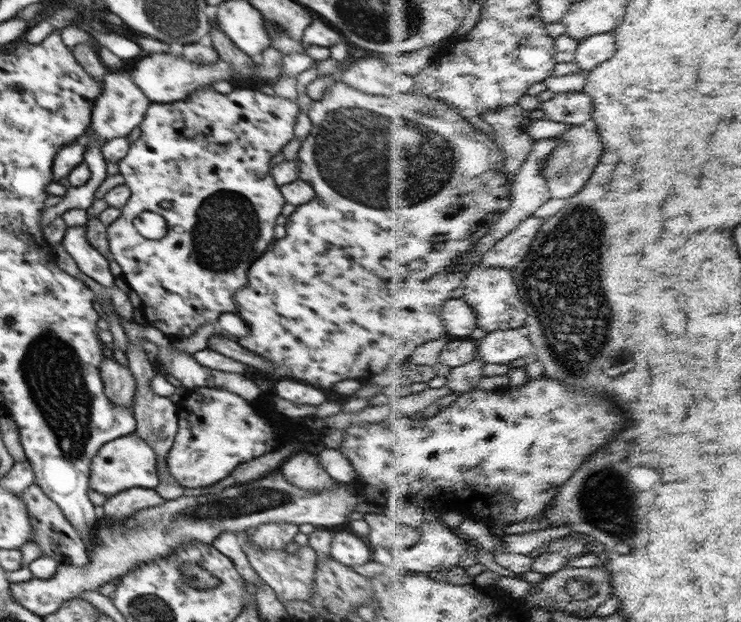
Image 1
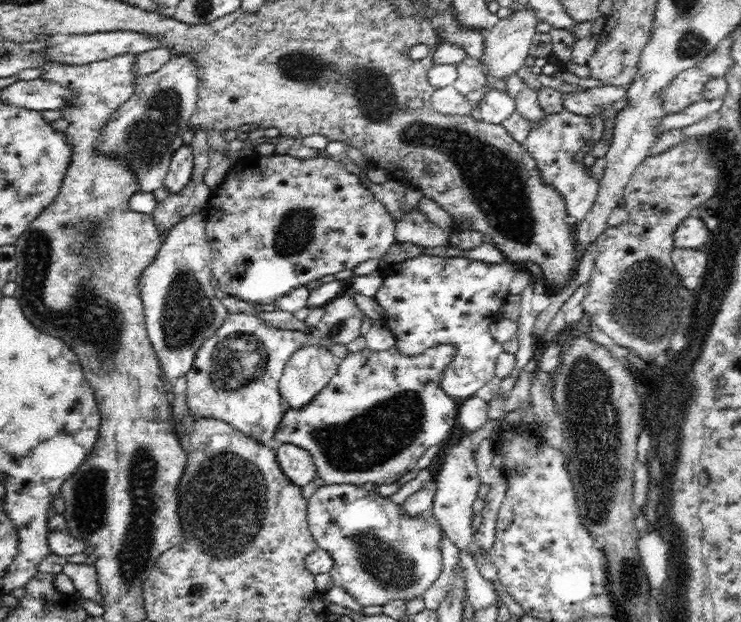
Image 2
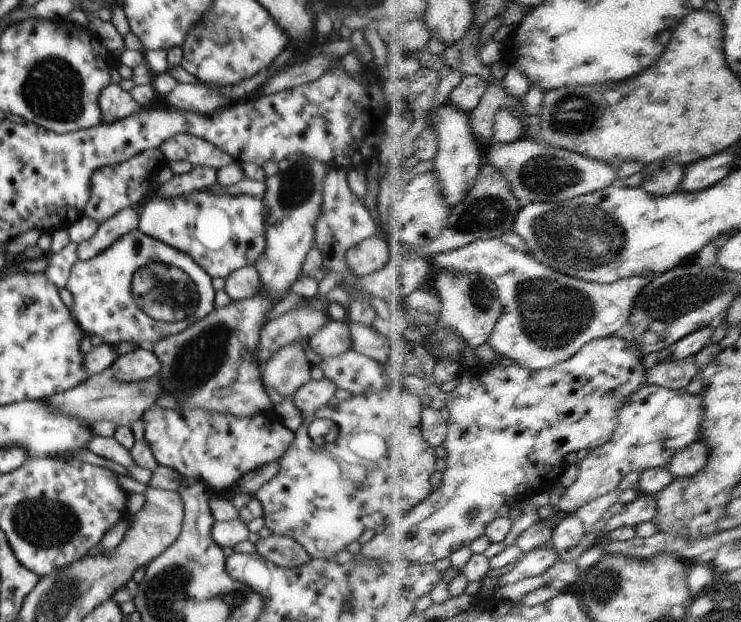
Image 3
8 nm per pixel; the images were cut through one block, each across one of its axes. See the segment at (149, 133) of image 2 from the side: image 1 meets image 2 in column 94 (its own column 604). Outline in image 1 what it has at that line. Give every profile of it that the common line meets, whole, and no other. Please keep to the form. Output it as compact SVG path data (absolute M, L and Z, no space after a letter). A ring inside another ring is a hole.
M574 125L569 131L559 137L559 147L549 156L543 168L544 176L550 183L553 198L571 199L580 194L594 176L598 165L605 156L606 143L601 132L590 130L584 125Z

